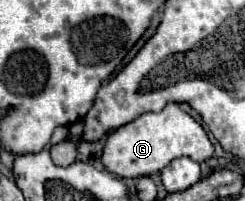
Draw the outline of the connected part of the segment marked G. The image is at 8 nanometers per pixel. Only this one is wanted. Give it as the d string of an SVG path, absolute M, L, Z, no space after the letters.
M170 102L162 112L146 112L132 120L126 126L108 134L102 164L108 172L120 178L140 178L140 176L154 176L164 166L168 166L174 158L188 156L196 162L208 160L214 154L214 146L206 134L206 130L186 114L180 104Z

